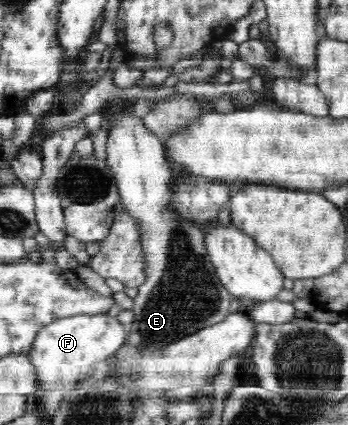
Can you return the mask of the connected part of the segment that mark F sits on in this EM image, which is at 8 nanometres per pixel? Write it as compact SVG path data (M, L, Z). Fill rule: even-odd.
M108 314L73 315L56 319L42 327L27 352L31 363L35 366L38 381L63 381L63 383L82 382L87 371L103 359L111 359L112 355L125 343L127 335L123 324L117 317Z

